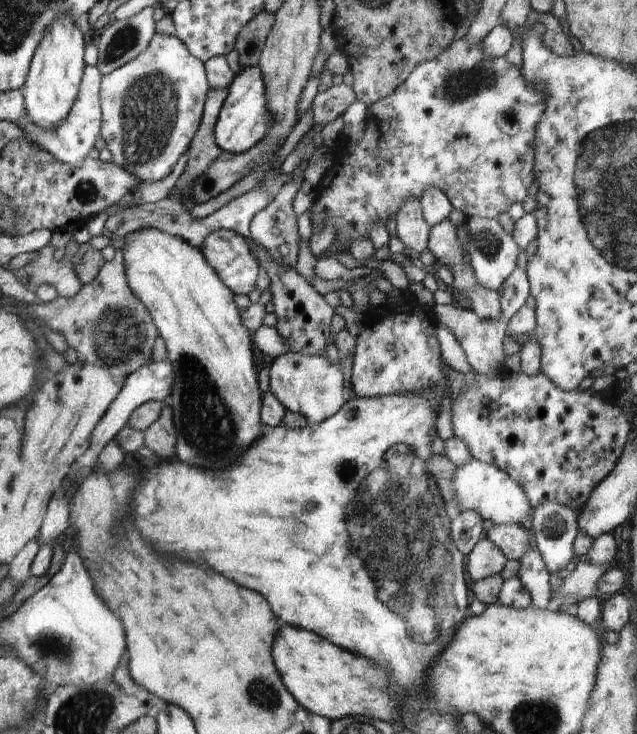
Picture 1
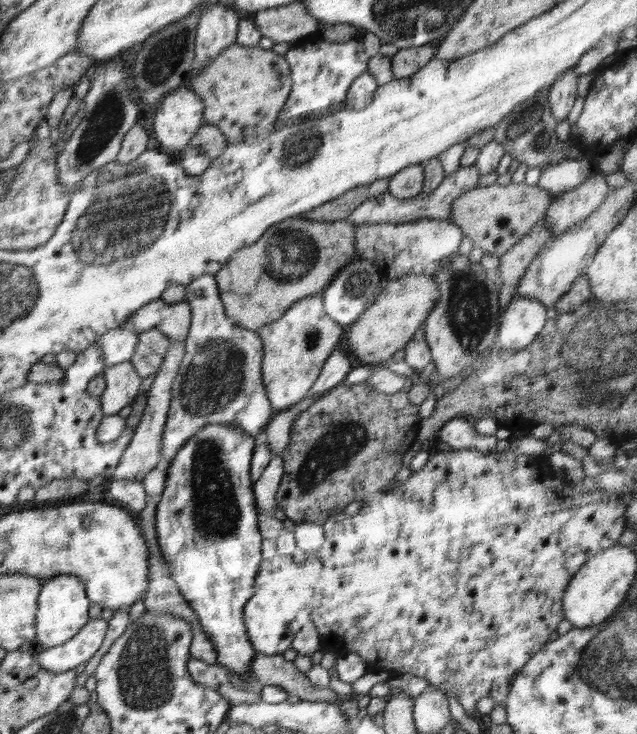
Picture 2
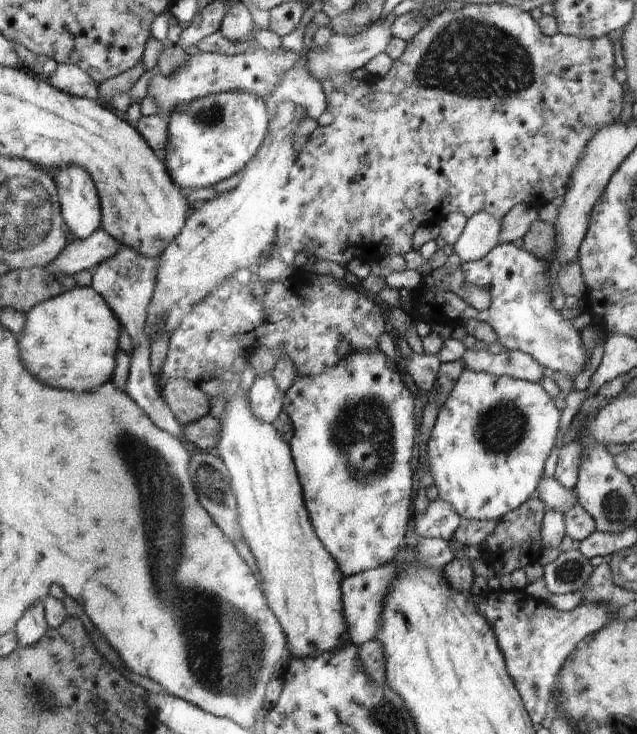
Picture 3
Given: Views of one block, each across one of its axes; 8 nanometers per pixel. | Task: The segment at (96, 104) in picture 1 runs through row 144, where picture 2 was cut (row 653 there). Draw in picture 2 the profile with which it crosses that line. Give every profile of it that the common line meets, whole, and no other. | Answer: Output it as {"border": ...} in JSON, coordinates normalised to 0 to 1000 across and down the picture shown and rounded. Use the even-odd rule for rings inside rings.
{"border":[[[154,839],[141,843],[119,866],[78,883],[58,887],[61,906],[72,913],[99,917],[118,911],[129,902],[138,901],[157,883],[166,864],[170,847]]]}

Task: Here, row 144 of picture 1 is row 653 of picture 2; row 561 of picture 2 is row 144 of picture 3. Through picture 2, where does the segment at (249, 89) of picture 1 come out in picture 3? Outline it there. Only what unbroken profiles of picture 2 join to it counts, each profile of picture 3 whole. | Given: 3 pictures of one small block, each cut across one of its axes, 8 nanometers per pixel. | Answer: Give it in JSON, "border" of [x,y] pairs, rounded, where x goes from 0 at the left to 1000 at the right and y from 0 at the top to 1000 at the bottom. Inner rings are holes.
{"border":[[[358,124],[309,134],[289,150],[273,150],[262,161],[262,172],[257,226],[276,253],[300,260],[336,255],[377,234],[424,183],[416,138],[396,124]]]}

